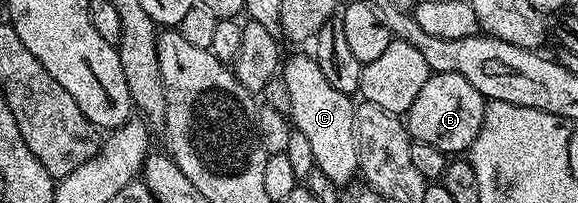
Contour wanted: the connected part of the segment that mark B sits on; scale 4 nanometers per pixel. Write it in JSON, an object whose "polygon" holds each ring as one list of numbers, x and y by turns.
{"polygon":[[433,73,406,113,407,134,414,142,433,145,444,153,466,152,473,145,477,133,481,133,487,105,488,100,477,93,465,77,457,73]]}

